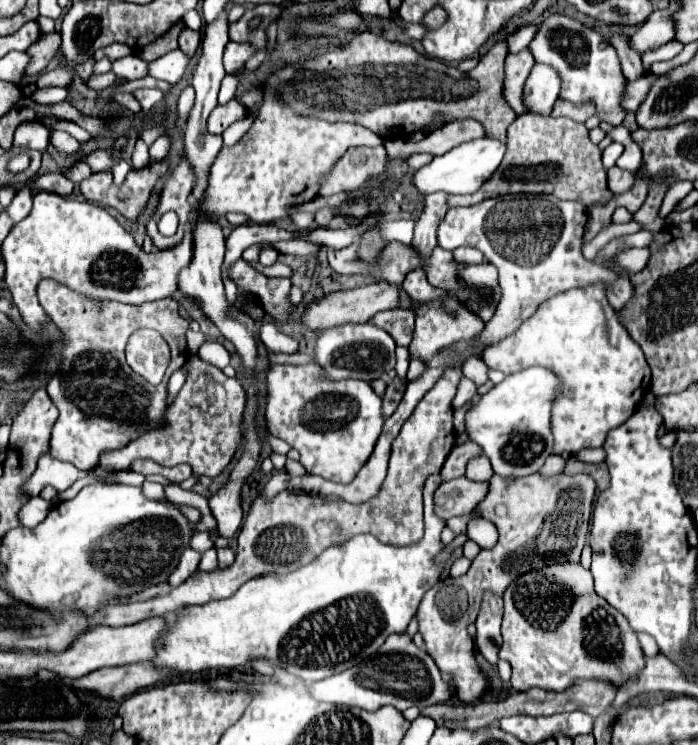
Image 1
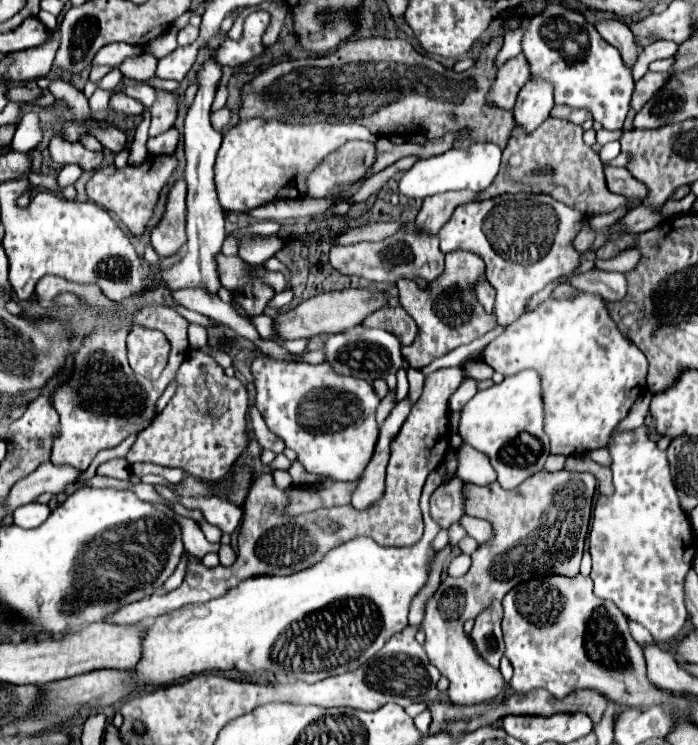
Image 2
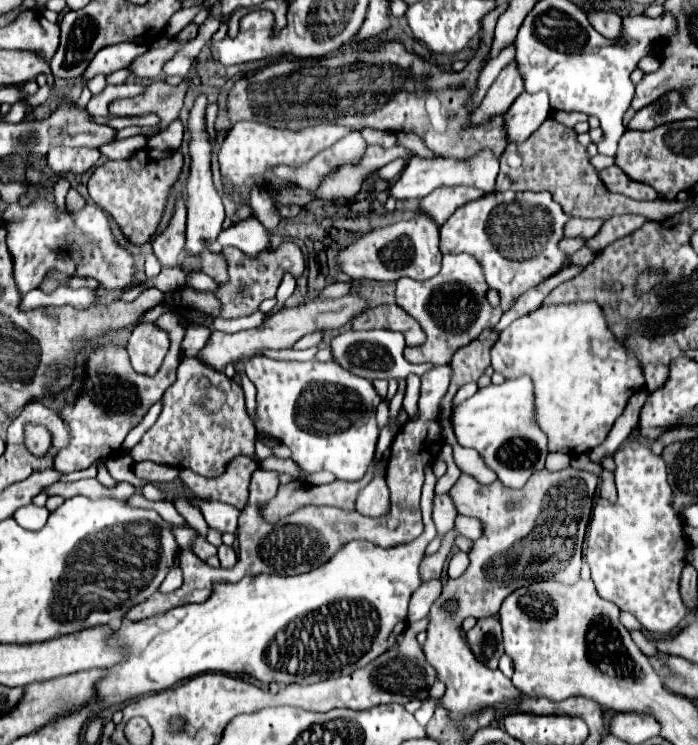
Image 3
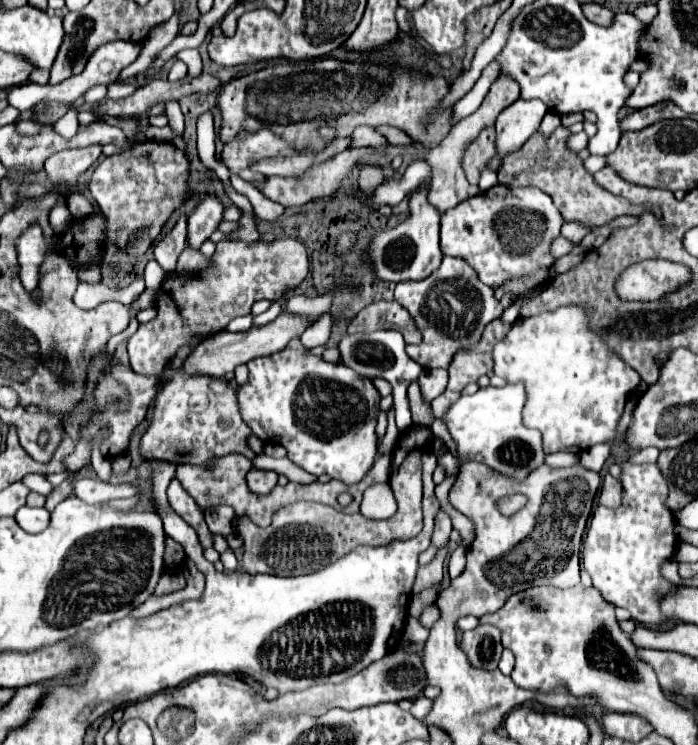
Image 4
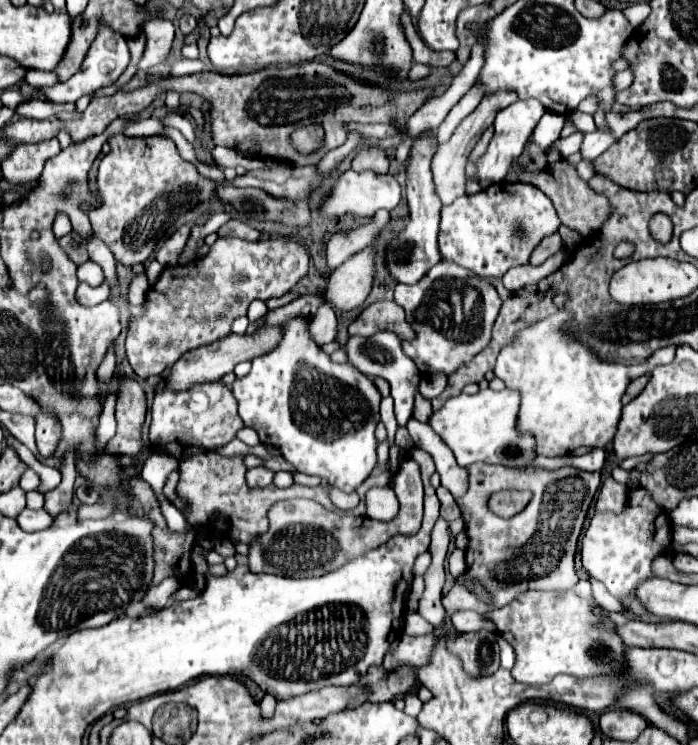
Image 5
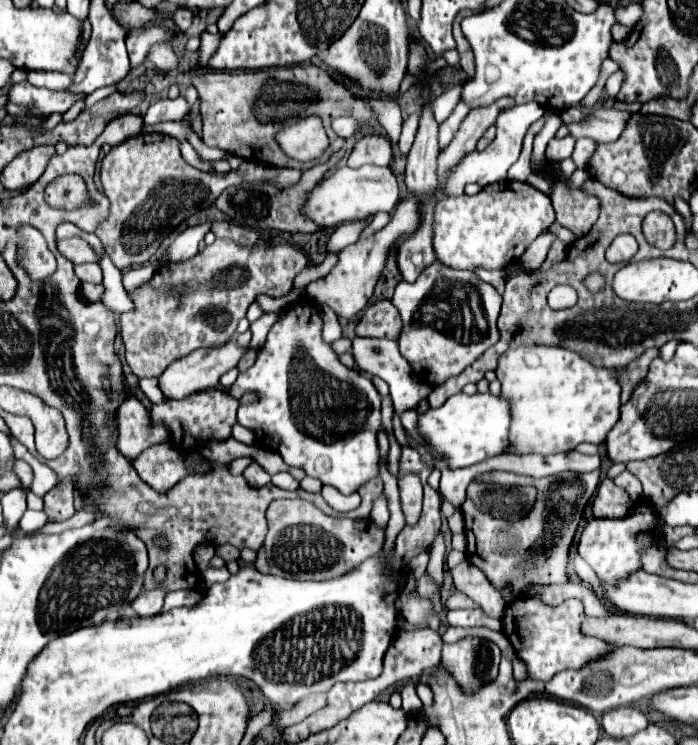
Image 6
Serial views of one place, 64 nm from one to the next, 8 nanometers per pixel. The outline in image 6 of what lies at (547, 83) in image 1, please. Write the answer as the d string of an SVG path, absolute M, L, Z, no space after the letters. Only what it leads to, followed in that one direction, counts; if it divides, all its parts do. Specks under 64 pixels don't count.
M536 100L528 102L528 104L516 104L504 112L500 112L498 120L496 120L496 138L490 142L490 146L484 152L472 152L468 154L448 176L448 180L444 182L444 192L448 196L460 196L464 194L464 186L470 182L480 184L482 188L500 180L506 180L506 172L508 168L518 160L520 152L522 152L522 140L528 132L528 128L540 120L544 116L544 108L540 108L540 104L536 104Z

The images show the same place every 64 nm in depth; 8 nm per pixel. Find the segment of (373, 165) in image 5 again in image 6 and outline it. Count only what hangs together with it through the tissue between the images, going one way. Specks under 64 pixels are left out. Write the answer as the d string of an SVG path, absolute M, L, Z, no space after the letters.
M368 134L368 136L360 136L360 140L356 142L348 158L348 166L352 168L360 168L364 164L388 166L390 160L392 160L390 142L380 134Z

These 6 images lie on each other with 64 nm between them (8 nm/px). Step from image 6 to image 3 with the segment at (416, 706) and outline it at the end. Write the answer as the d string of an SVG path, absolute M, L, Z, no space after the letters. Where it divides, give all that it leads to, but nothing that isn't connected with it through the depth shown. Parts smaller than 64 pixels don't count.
M430 698L430 700L424 700L422 702L422 706L420 706L420 710L416 710L414 712L414 718L418 720L418 724L420 726L426 726L428 722L430 722L430 718L432 718L432 714L434 714L434 708L436 708L436 700L434 698Z

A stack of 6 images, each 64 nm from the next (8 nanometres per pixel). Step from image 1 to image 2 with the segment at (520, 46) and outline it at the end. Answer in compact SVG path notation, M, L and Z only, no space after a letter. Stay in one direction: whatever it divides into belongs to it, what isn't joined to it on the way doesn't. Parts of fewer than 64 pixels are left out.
M516 28L516 30L508 32L508 34L504 34L504 46L502 46L500 54L496 56L498 66L500 66L500 64L504 64L508 58L514 58L516 54L520 54L520 52L522 52L522 48L520 48L522 38L524 38L524 28Z

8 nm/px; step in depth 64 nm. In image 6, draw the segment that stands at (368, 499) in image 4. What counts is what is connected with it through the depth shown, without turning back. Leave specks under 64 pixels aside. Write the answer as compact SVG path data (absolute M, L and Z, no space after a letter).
M380 494L374 504L372 504L372 512L370 512L370 520L376 522L378 526L386 526L390 518L390 510L388 510L388 498L384 494Z

